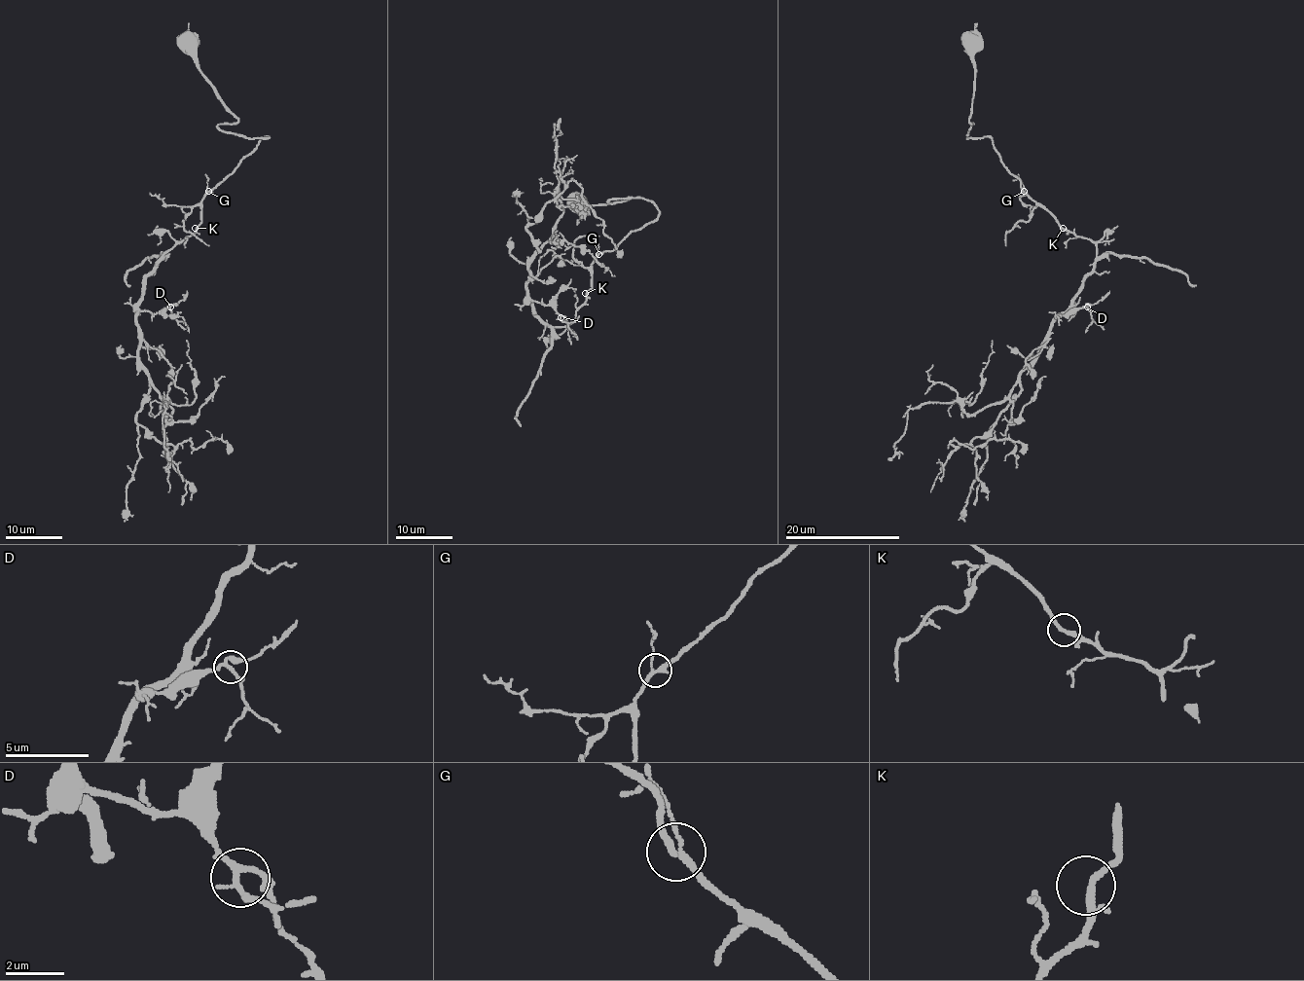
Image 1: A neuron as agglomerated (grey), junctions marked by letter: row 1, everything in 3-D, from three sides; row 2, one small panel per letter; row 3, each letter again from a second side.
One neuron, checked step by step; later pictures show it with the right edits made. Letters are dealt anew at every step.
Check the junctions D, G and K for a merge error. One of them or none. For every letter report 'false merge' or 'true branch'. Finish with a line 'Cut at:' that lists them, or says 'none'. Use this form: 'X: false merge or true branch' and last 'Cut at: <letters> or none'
D: true branch
G: true branch
K: true branch
Cut at: none

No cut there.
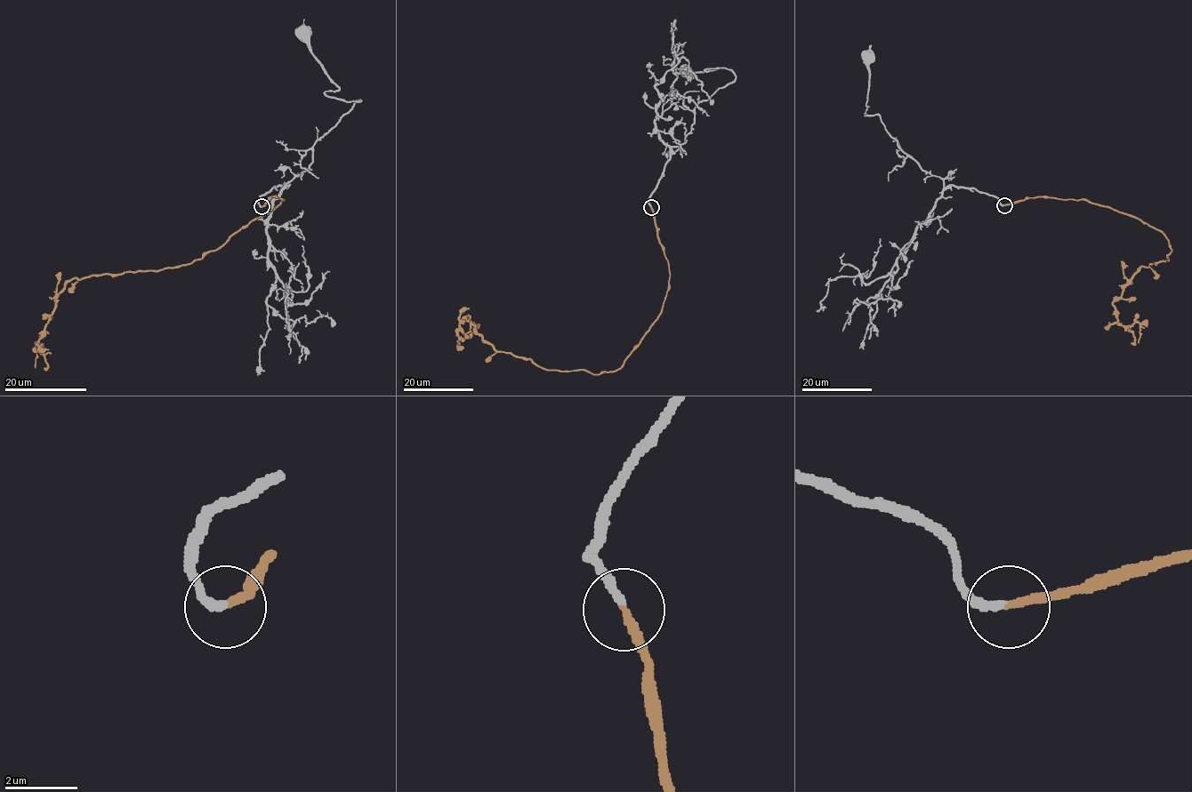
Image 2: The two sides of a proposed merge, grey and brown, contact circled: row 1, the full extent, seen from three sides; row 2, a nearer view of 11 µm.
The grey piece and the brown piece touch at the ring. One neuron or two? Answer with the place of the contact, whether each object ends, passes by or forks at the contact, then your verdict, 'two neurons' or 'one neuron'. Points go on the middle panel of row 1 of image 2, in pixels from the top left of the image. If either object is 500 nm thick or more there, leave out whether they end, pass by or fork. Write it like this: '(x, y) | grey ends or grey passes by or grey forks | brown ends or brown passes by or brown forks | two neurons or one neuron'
(651, 207) | grey ends | brown ends | one neuron

